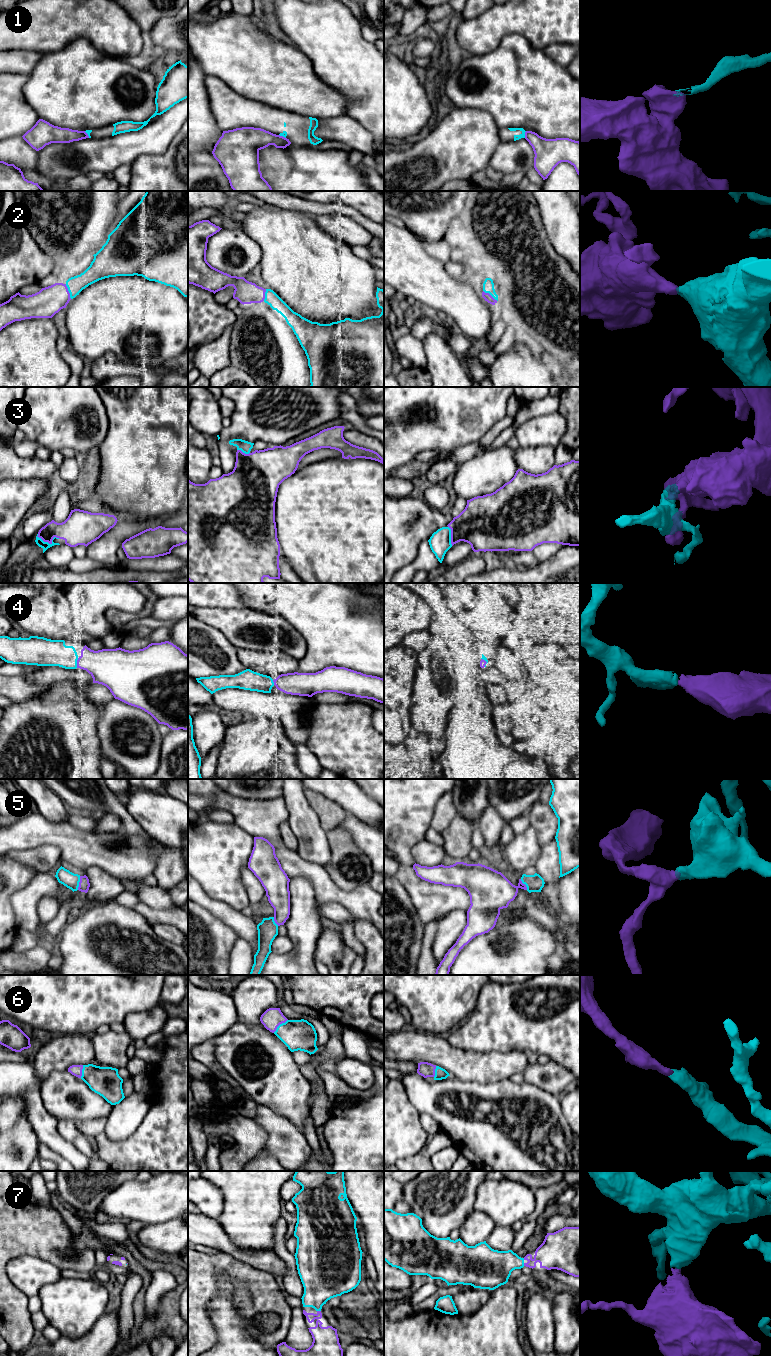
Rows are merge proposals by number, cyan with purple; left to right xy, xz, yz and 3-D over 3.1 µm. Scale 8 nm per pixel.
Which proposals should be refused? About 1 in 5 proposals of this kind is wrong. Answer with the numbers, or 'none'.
1

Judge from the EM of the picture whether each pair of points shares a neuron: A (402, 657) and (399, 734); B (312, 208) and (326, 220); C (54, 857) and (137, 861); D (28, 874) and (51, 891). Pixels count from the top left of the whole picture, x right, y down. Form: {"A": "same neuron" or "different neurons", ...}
{"A": "same neuron", "B": "different neurons", "C": "different neurons", "D": "different neurons"}

